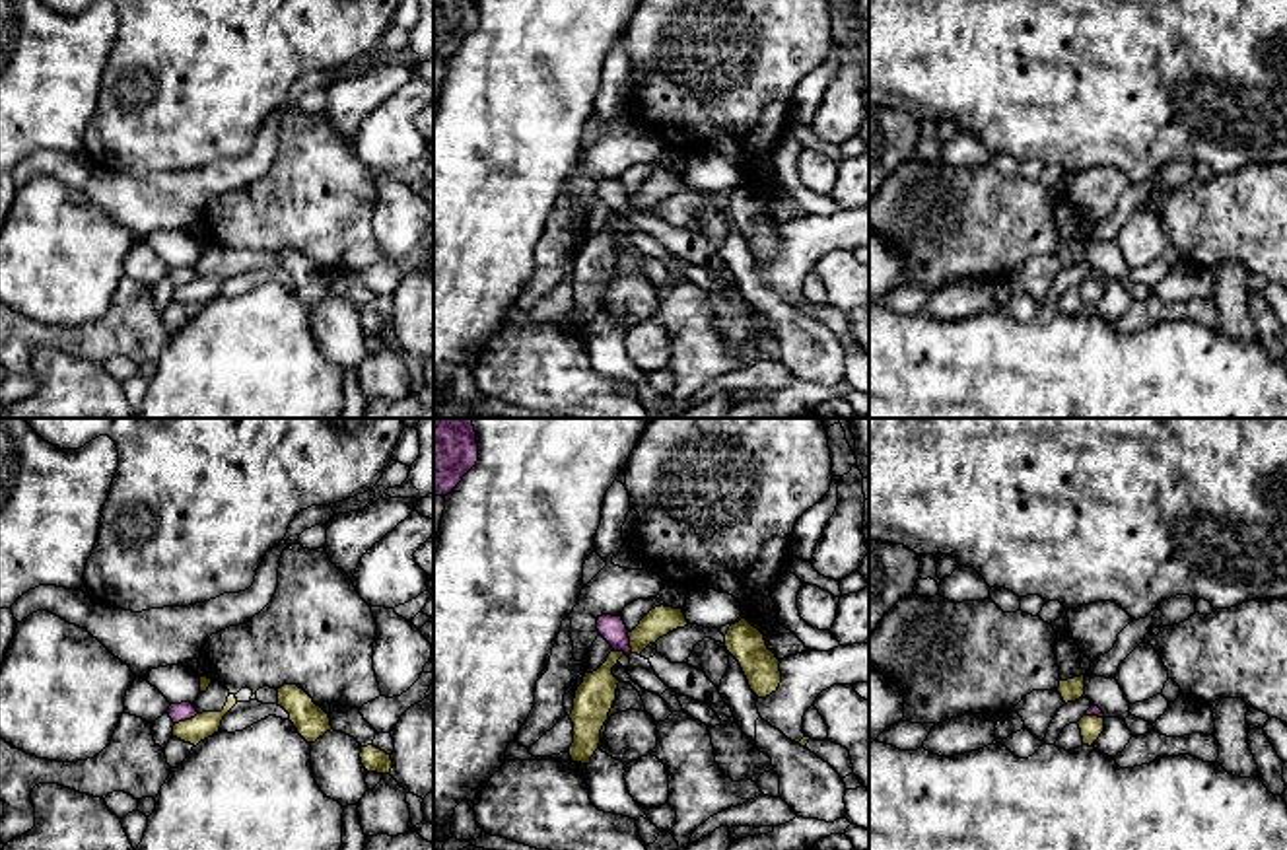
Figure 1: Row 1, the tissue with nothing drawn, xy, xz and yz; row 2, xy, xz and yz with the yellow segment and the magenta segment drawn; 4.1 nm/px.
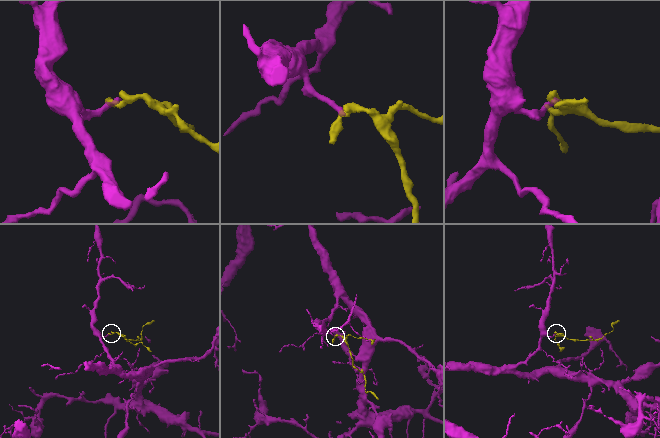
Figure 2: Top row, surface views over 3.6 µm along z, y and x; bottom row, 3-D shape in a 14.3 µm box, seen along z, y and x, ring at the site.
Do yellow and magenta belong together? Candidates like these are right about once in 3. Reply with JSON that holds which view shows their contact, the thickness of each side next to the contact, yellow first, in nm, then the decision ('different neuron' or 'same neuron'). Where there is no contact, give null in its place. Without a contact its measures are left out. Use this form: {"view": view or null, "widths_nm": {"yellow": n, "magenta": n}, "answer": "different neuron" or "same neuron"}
{"view": "xy", "widths_nm": {"yellow": 110, "magenta": 80}, "answer": "different neuron"}

